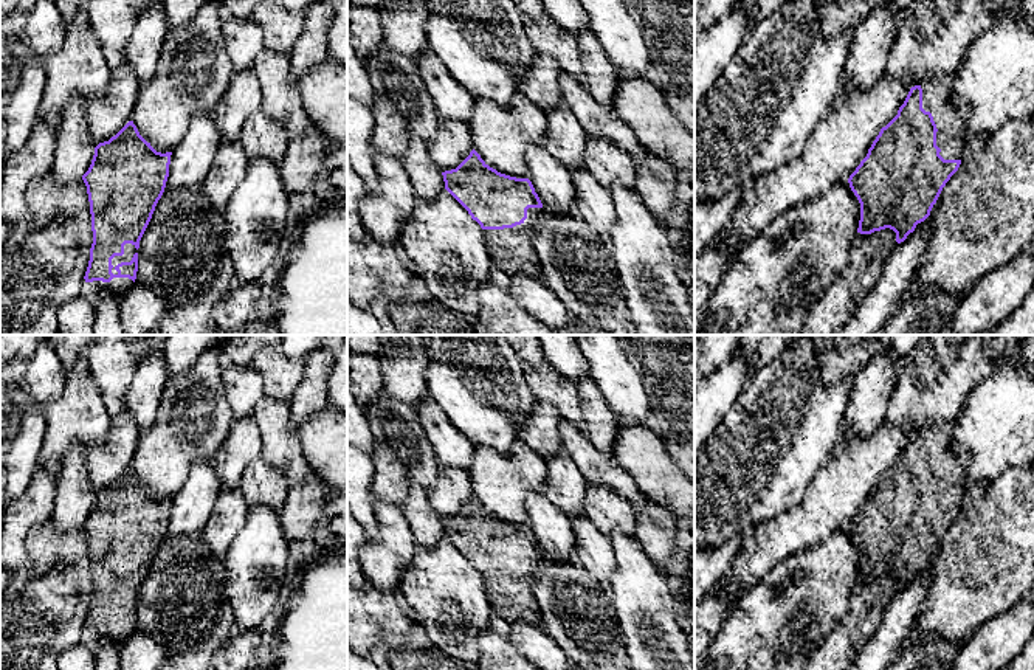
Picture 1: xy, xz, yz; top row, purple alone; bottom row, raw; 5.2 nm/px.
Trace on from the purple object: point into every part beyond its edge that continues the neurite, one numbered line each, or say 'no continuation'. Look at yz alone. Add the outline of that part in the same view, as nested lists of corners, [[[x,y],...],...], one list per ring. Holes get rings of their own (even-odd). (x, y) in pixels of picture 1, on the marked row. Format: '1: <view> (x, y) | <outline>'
1: yz (951, 121) | [[[936,78],[918,84],[922,88],[922,109],[930,112],[936,124],[936,146],[944,160],[963,160],[967,155],[969,109],[950,102],[950,87],[938,87]]]

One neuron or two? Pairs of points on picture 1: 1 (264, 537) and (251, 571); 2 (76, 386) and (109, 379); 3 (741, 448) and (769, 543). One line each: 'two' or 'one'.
1: one
2: two
3: two

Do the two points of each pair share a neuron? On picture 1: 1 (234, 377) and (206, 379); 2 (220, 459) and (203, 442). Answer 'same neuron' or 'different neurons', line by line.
1: different neurons
2: different neurons

